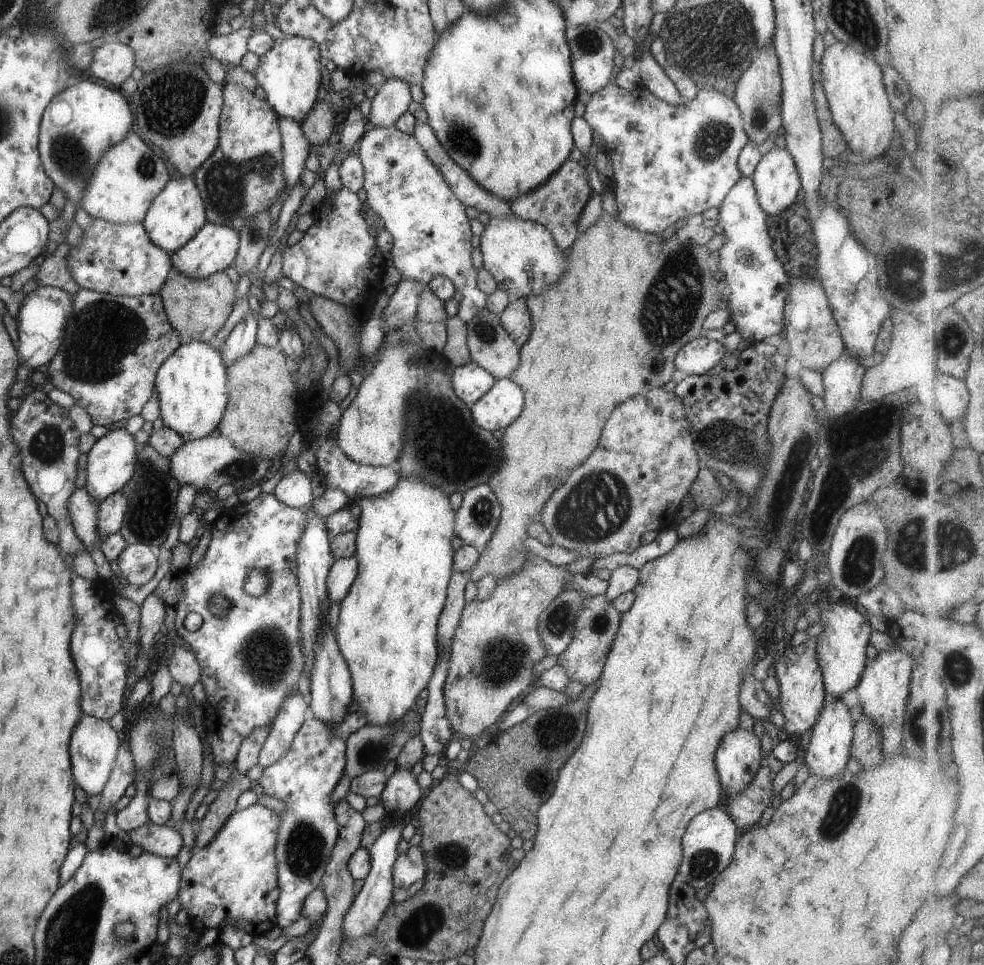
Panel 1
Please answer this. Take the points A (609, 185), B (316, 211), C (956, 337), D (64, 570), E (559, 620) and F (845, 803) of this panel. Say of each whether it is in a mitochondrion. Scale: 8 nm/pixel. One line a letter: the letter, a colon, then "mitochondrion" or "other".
A: other
B: other
C: mitochondrion
D: other
E: mitochondrion
F: mitochondrion

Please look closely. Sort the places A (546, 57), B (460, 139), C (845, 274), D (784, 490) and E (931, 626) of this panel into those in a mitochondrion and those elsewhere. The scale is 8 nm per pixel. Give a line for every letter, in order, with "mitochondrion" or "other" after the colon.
A: other
B: mitochondrion
C: other
D: mitochondrion
E: other

